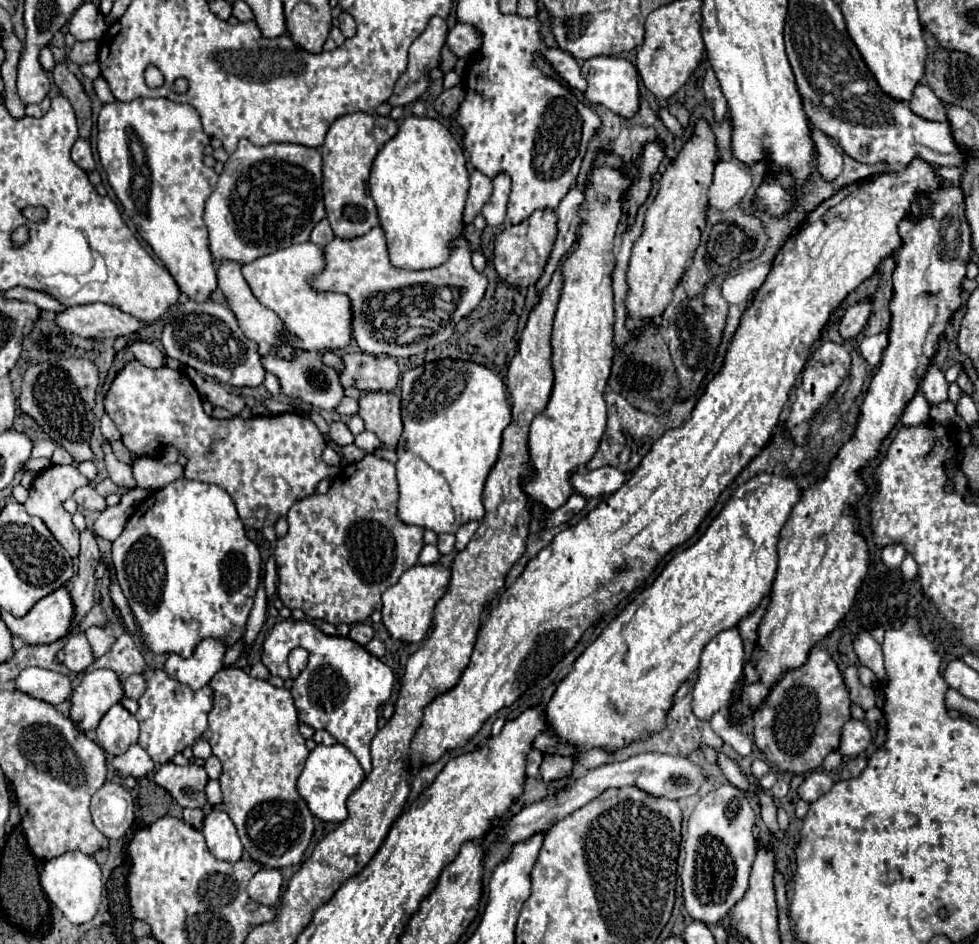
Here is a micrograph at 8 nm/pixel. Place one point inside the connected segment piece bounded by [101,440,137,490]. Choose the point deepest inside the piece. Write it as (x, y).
(120, 473)

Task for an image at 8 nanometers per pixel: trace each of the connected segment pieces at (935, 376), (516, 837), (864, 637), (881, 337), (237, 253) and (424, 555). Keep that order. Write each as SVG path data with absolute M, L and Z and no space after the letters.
M929 364L929 368L925 370L925 376L921 380L921 388L923 388L923 394L925 398L935 404L935 402L941 402L941 400L947 400L947 380L945 380L945 372L941 366L937 364Z
M647 752L647 754L633 756L633 758L629 758L625 762L611 762L611 764L593 768L585 776L575 780L563 792L559 792L559 794L555 794L555 796L551 796L547 800L535 802L531 806L523 808L519 814L515 814L511 818L511 822L507 824L507 828L505 828L505 838L507 838L507 842L517 844L521 840L527 840L529 836L547 832L555 822L559 822L561 818L569 816L575 810L579 810L581 806L585 806L587 802L591 802L593 798L597 798L601 792L605 792L609 788L637 786L637 788L641 788L643 792L649 792L655 798L667 798L667 800L679 800L679 798L691 796L691 794L695 794L699 790L699 786L703 784L705 776L703 776L699 766L693 766L693 762L689 762L689 760L685 760L685 762L687 762L687 766L681 766L681 756Z
M861 632L857 636L857 640L855 640L855 654L863 662L863 666L867 666L869 670L875 672L875 676L879 678L881 684L887 680L885 668L883 668L883 652L881 652L881 646L873 640L873 636L869 632Z
M883 330L875 336L865 336L859 344L859 350L863 354L863 358L871 364L871 366L879 366L881 364L881 356L887 348L887 336L889 336L889 330Z
M241 138L237 150L225 162L217 188L205 204L205 224L209 228L211 254L219 260L237 260L241 264L253 262L279 248L307 242L313 226L325 216L321 192L321 154L315 148L301 144L269 144L255 146Z
M427 544L427 546L423 546L423 550L421 550L421 554L419 554L419 564L435 564L439 560L439 550L437 550L437 546L435 544Z

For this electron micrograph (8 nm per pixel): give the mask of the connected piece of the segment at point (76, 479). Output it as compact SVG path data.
M51 464L45 470L39 472L35 478L33 486L29 488L29 498L25 502L25 508L31 516L39 516L45 526L51 530L51 534L59 540L59 544L73 556L77 558L79 554L79 530L71 522L71 514L63 508L63 502L73 496L73 492L81 486L89 484L89 480L77 470L77 466L63 466L63 464Z

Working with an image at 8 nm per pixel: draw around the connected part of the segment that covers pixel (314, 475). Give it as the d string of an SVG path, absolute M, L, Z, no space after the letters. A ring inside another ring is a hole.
M139 360L129 362L113 380L107 396L105 396L105 412L111 416L111 420L117 424L121 432L121 440L137 458L157 458L163 454L163 446L175 446L179 454L187 456L187 464L183 470L183 478L217 484L225 488L237 506L237 512L245 524L245 528L263 530L265 526L273 526L279 518L285 518L289 508L307 496L313 496L317 490L317 484L325 478L335 478L339 468L329 466L323 462L321 454L325 448L323 436L319 428L299 414L277 414L277 416L253 416L253 418L241 418L233 416L229 420L217 420L213 416L207 416L203 412L203 402L199 392L195 390L193 382L185 378L181 370L171 370L169 366L161 366L157 370L151 370L143 366ZM217 424L223 424L229 428L229 432L223 432L223 438L219 438L219 432L213 432Z

